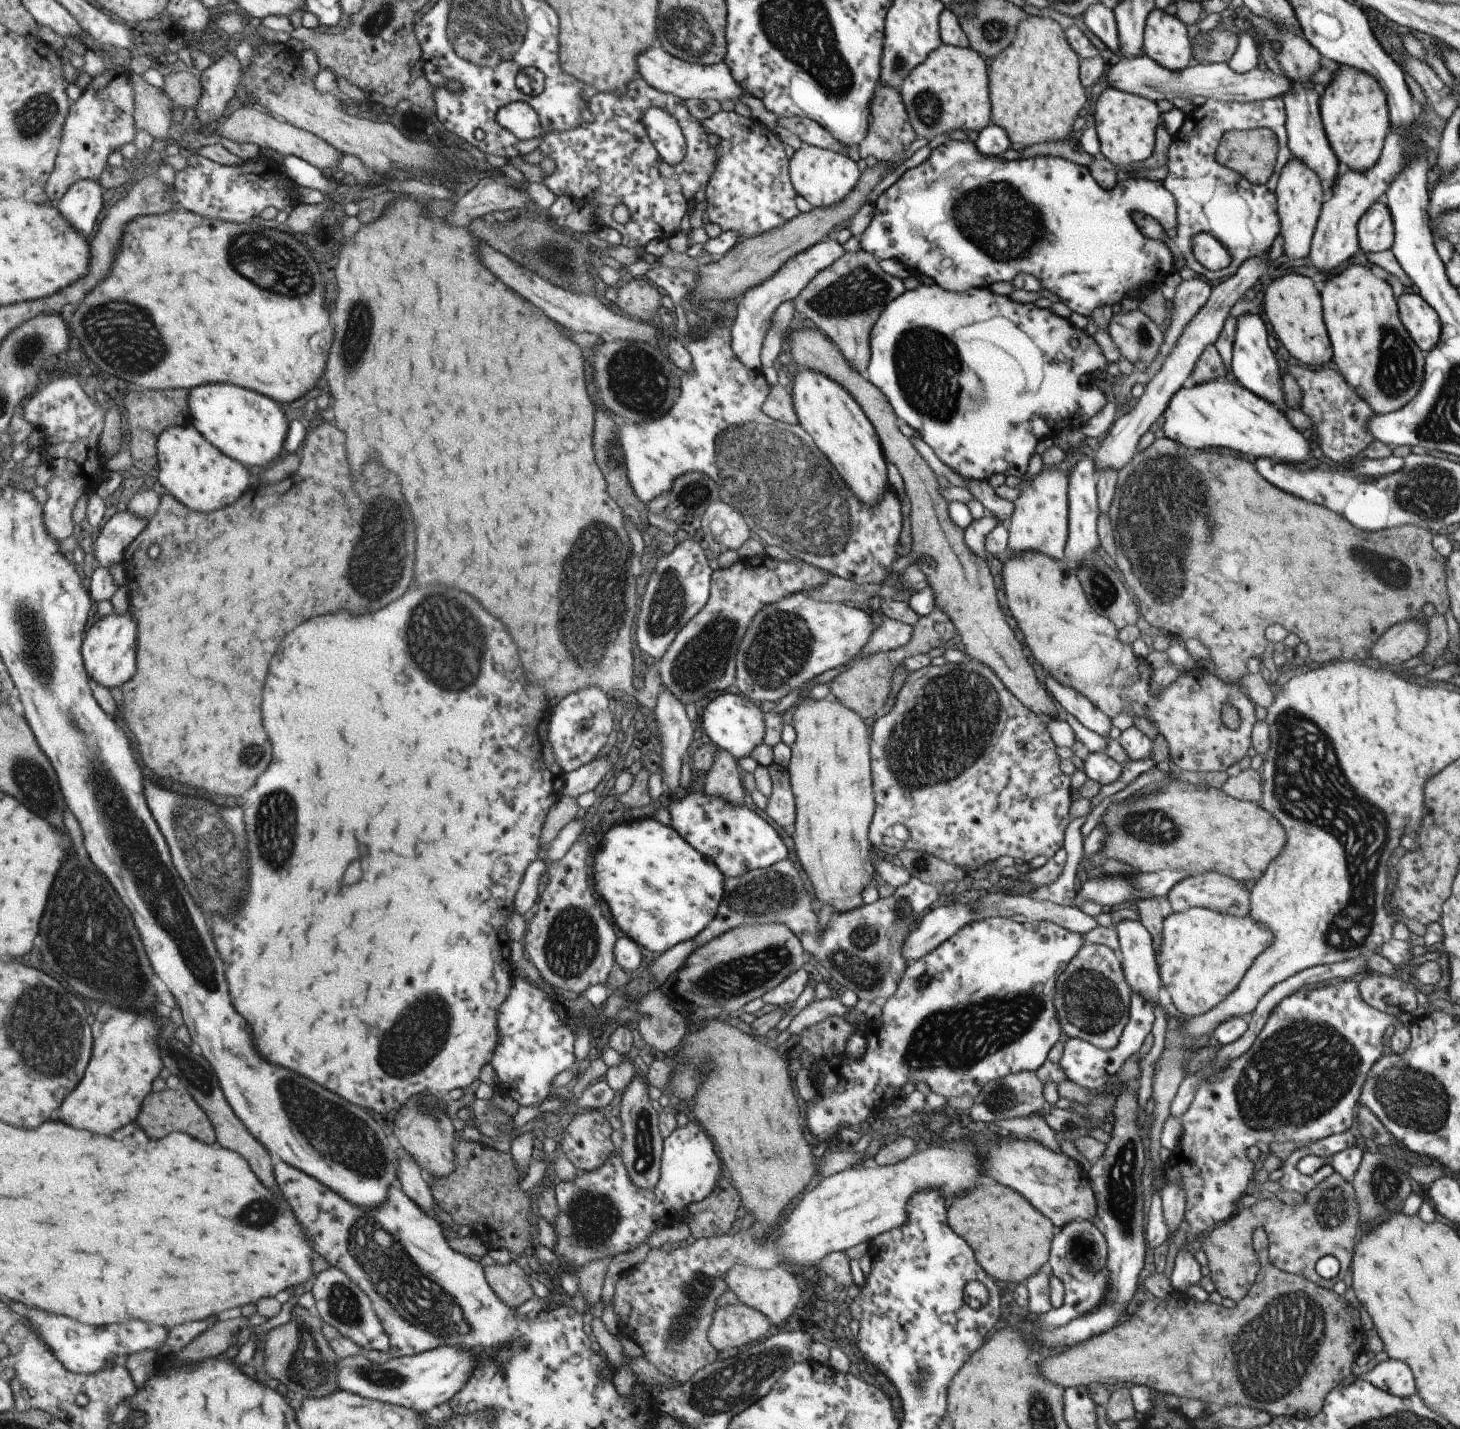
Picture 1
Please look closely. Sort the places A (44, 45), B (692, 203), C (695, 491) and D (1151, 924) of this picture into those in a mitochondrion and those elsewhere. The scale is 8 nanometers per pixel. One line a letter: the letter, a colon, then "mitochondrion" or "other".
A: other
B: other
C: mitochondrion
D: other

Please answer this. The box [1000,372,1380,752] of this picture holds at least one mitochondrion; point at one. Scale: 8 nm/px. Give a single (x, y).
(1157, 512)

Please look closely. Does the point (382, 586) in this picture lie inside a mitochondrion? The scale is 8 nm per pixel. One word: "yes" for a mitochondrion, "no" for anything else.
yes

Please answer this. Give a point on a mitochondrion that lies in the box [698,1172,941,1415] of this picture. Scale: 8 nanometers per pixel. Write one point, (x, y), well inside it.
(921, 1380)

